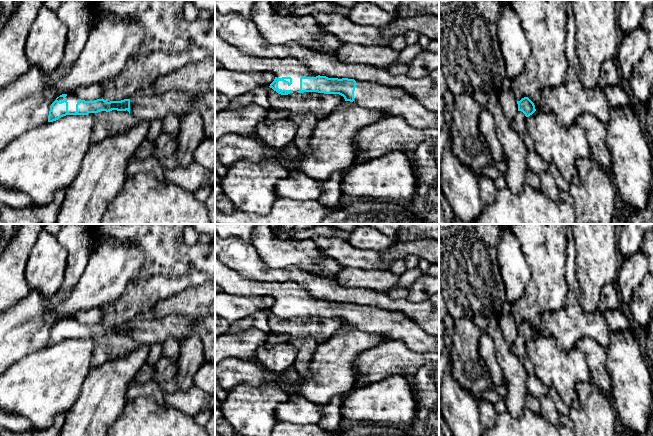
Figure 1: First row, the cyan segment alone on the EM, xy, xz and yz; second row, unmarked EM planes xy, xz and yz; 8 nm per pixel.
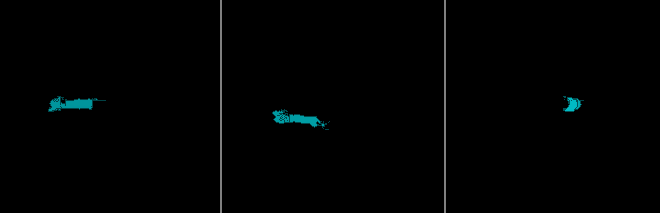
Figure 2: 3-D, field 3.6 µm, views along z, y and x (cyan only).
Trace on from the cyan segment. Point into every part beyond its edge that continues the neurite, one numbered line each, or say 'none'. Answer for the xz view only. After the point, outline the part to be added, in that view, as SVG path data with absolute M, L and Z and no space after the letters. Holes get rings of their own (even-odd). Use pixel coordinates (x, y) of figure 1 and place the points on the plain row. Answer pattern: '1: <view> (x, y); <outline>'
1: xz (230, 282); M215 255L215 285L221 292L230 296L271 296L277 302L291 301L292 308L289 310L283 305L278 306L278 312L297 316L300 314L300 302L316 301L311 293L301 285L294 282L264 282L252 281L242 277L238 272L223 264Z
2: xz (393, 325); M356 305L353 327L381 335L385 341L402 341L410 350L418 353L439 353L437 337L427 334L400 311Z

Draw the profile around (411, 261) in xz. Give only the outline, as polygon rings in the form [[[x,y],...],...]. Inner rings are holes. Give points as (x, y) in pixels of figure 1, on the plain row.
[[[407,255],[404,258],[406,268],[407,269],[414,269],[414,268],[418,267],[419,260],[420,260],[420,258],[417,257],[416,255]]]

